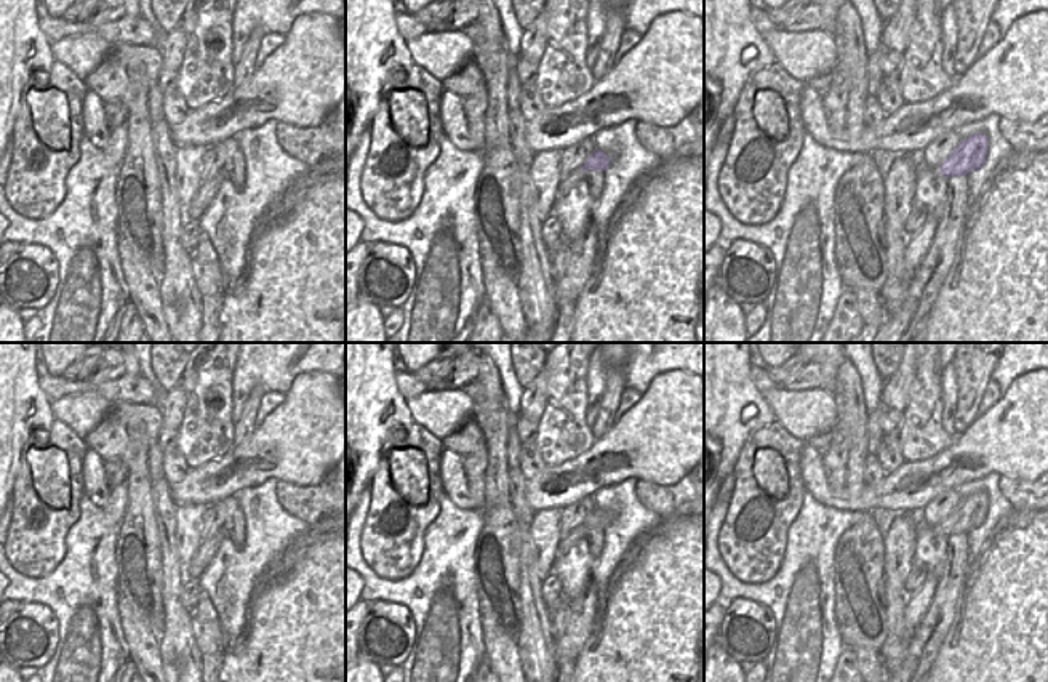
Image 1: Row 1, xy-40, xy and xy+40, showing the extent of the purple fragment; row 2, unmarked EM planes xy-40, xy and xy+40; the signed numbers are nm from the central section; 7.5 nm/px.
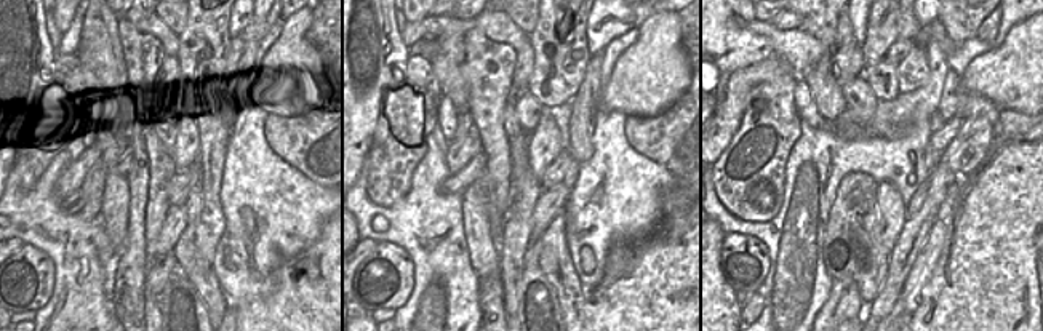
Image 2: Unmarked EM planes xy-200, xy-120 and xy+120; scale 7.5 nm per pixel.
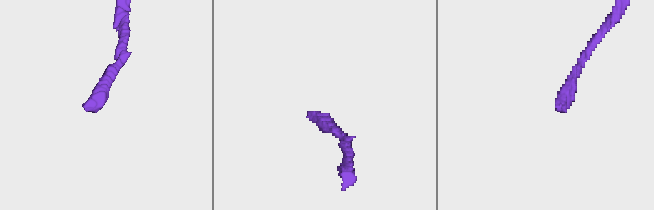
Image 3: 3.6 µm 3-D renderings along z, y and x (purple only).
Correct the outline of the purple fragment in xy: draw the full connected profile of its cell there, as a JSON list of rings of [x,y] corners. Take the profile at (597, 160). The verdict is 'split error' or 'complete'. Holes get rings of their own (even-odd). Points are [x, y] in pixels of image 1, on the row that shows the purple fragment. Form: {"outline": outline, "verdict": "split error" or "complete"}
{"outline": [[[595,149],[586,160],[584,163],[576,168],[568,178],[562,179],[558,187],[557,187],[557,197],[565,197],[568,191],[582,178],[586,178],[586,173],[589,170],[602,170],[605,171],[610,165],[610,157]]], "verdict": "split error"}

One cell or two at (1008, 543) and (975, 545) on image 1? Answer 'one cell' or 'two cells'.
two cells

